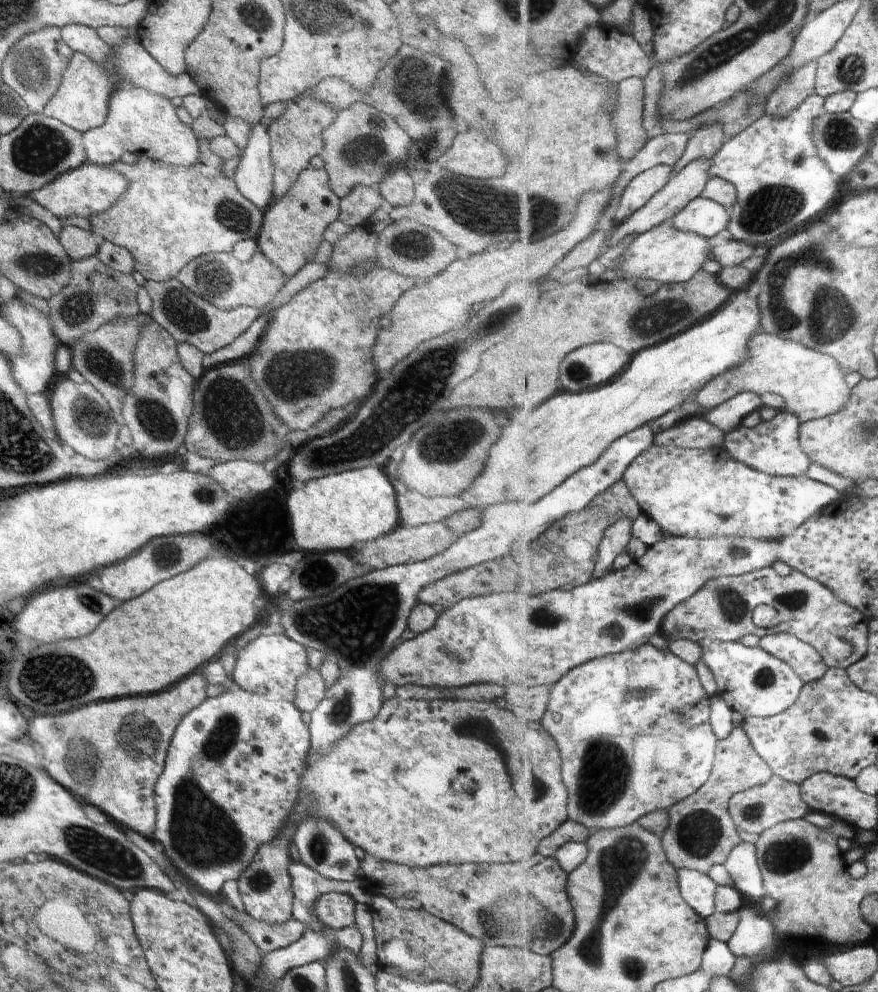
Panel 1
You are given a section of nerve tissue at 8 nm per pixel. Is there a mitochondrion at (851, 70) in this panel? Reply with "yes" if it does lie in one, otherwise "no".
yes

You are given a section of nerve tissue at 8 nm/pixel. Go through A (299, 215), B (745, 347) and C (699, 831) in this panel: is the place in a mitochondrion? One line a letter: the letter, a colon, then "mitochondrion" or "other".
A: other
B: other
C: mitochondrion

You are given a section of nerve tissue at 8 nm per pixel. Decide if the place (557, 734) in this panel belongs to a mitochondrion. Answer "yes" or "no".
no

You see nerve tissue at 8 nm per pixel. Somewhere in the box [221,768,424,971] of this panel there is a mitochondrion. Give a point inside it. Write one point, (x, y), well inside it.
(319, 845)

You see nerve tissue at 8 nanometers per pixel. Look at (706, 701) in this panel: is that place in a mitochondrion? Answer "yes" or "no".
no

